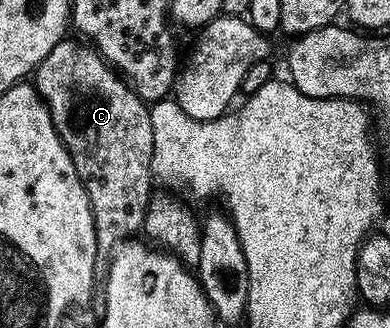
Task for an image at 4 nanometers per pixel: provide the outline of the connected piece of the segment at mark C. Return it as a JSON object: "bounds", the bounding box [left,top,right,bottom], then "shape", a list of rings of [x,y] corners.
{"bounds":[32,38,152,262],"shape":[[[63,38],[32,73],[32,83],[48,106],[52,122],[76,166],[76,174],[88,194],[94,211],[94,229],[98,259],[106,262],[119,244],[143,231],[146,211],[152,195],[152,118],[147,101],[137,95],[129,83],[102,59],[98,49],[81,39]]]}

